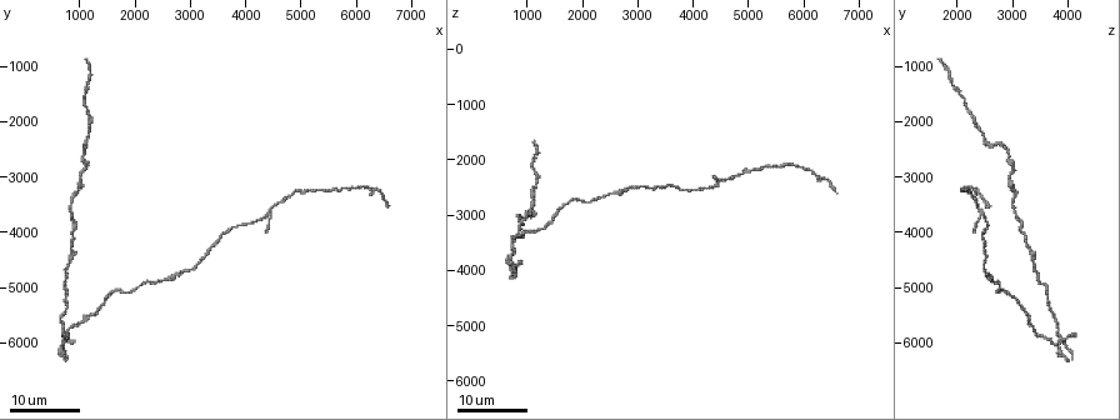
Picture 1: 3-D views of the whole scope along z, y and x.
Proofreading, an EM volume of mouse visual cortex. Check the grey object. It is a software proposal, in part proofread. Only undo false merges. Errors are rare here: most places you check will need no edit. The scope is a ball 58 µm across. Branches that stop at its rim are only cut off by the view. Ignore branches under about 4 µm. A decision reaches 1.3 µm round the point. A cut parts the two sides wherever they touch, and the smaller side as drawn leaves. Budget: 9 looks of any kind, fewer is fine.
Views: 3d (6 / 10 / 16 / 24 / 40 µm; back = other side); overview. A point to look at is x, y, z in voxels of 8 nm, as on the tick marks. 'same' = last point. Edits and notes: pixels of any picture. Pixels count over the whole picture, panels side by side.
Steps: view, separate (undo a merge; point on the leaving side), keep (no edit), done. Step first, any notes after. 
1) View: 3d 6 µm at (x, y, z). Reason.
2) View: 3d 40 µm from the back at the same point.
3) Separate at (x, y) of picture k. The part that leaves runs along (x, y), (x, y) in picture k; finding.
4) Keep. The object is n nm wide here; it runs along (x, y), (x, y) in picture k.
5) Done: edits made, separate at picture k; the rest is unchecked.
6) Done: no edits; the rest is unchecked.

View: 3d 16 µm at (1100, 2400, 2600). Calibre changes.

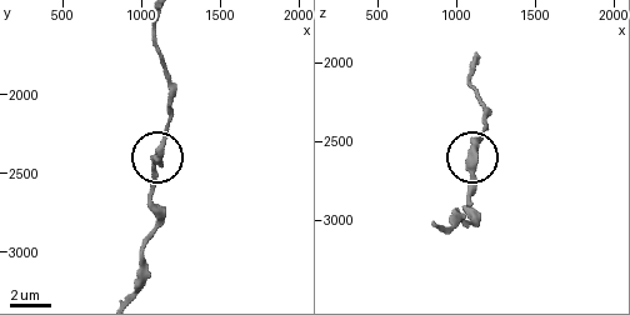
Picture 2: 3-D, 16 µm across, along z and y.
View: 3d 6 µm at (1120, 2360, 2520).

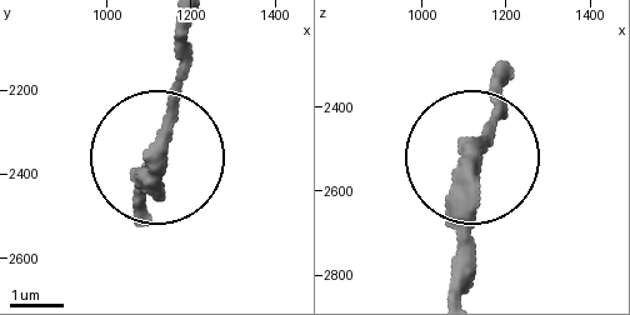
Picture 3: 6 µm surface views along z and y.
Keep. All the same cell.

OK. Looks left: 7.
View: 3d 16 µm at (700, 5200, 3650). Thin neck.

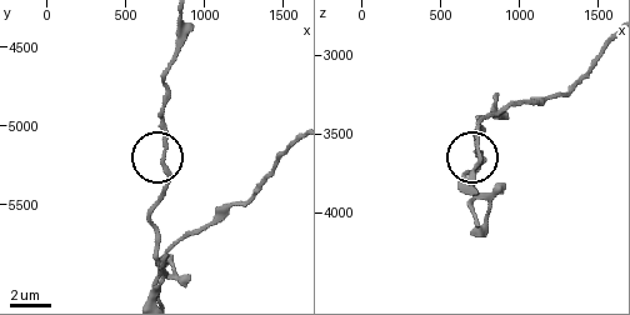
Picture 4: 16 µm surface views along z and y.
View: 3d 6 µm at the same point.

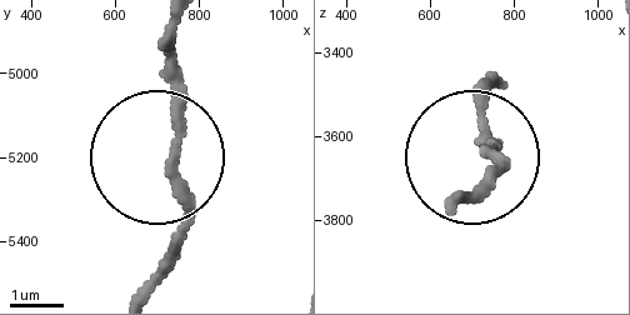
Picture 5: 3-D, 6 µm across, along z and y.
Keep. One cell here.

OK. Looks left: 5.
View: 3d 24 µm at (2800, 4700, 2500). Sudden change in width.

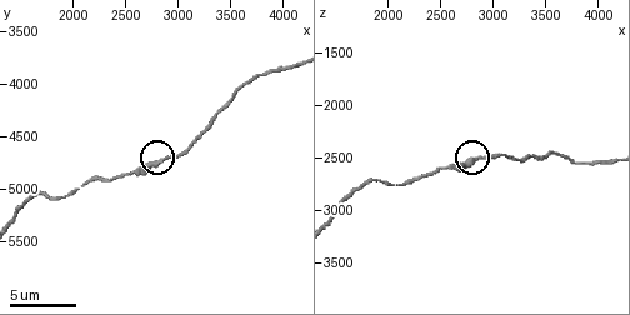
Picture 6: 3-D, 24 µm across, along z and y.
View: 3d 10 µm at (2800, 4740, 2520).

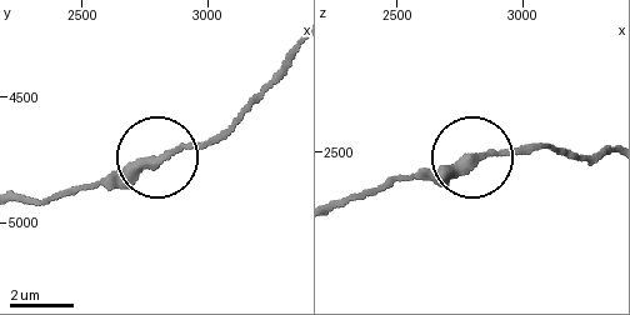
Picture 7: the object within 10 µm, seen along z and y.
Keep. It runs along (341, 204), (405, 180), (446, 176), (478, 155), (548, 148) in picture 7; all the same cell.

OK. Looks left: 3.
View: 3d 16 µm at (4300, 3750, 2550). Sudden change in width.

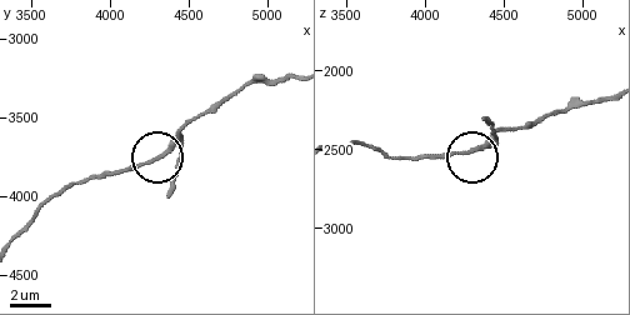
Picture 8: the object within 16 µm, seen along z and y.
View: 3d 10 µm at (4300, 3740, 2500).

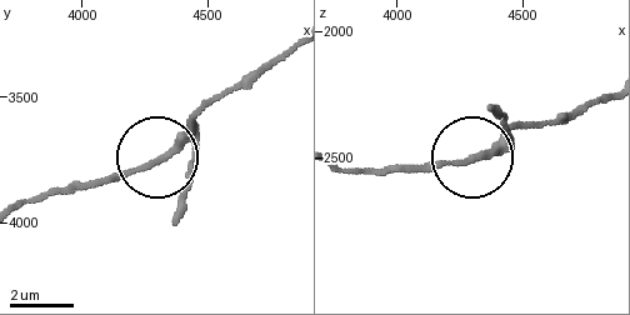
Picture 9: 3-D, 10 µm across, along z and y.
Keep. One cell here.

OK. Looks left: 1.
Done: no edits; the rest is unchecked.

